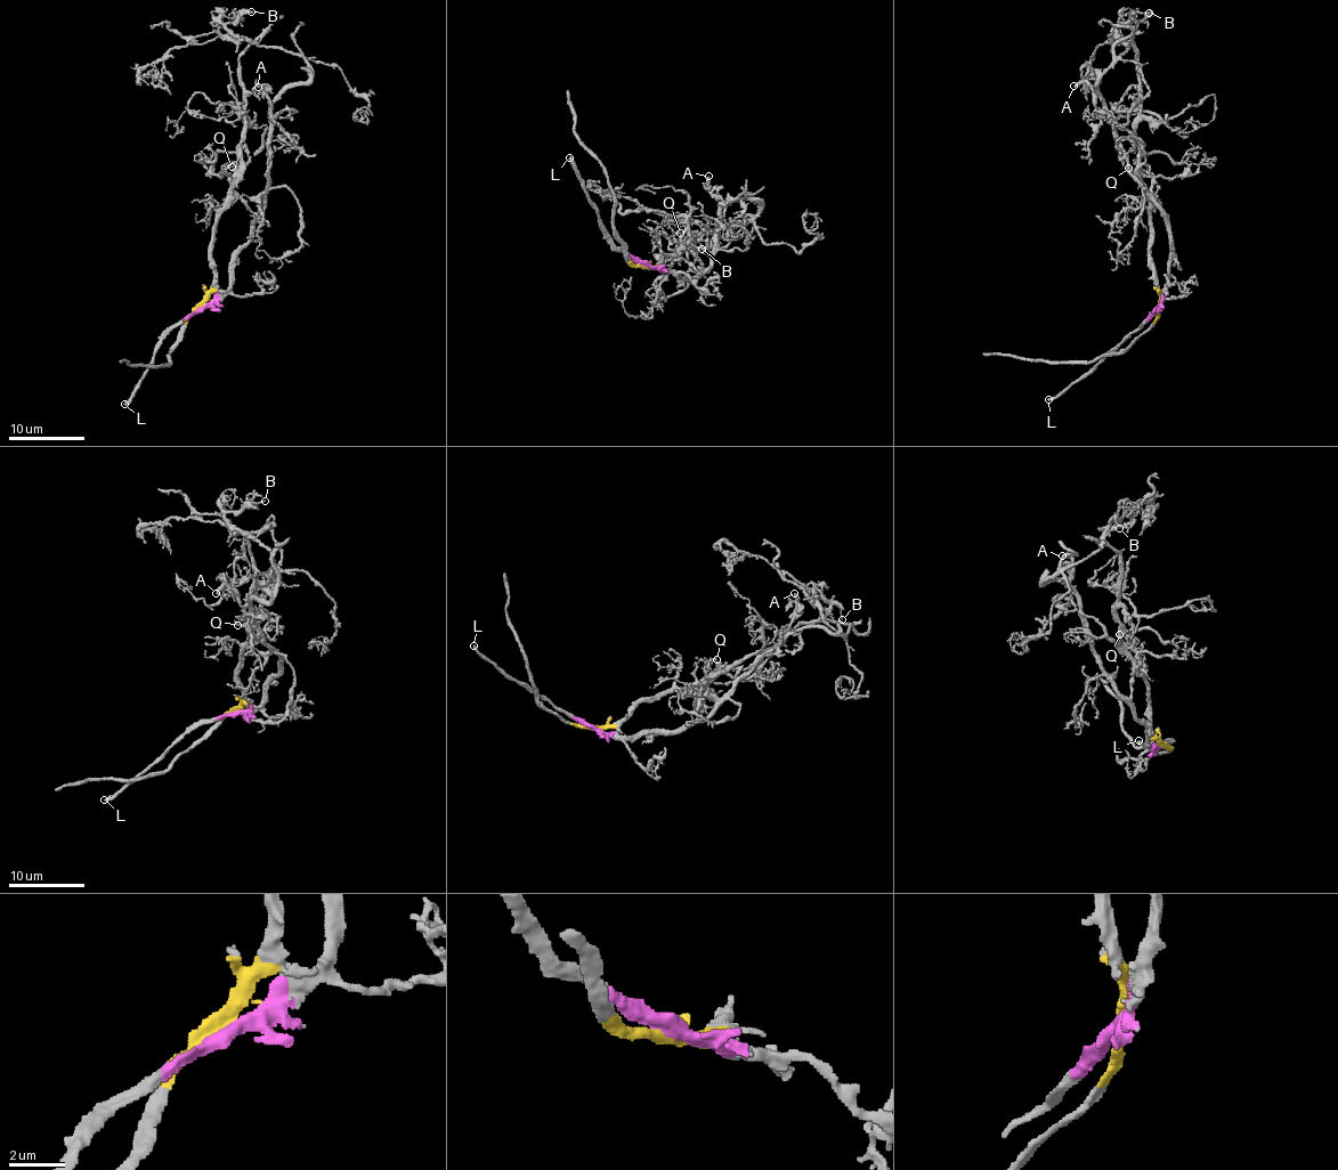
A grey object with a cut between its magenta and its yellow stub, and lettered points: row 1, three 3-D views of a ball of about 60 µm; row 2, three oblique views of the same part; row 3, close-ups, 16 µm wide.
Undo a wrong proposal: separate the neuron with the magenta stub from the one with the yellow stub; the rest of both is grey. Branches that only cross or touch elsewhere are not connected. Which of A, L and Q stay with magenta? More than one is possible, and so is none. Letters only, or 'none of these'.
A, L, Q

